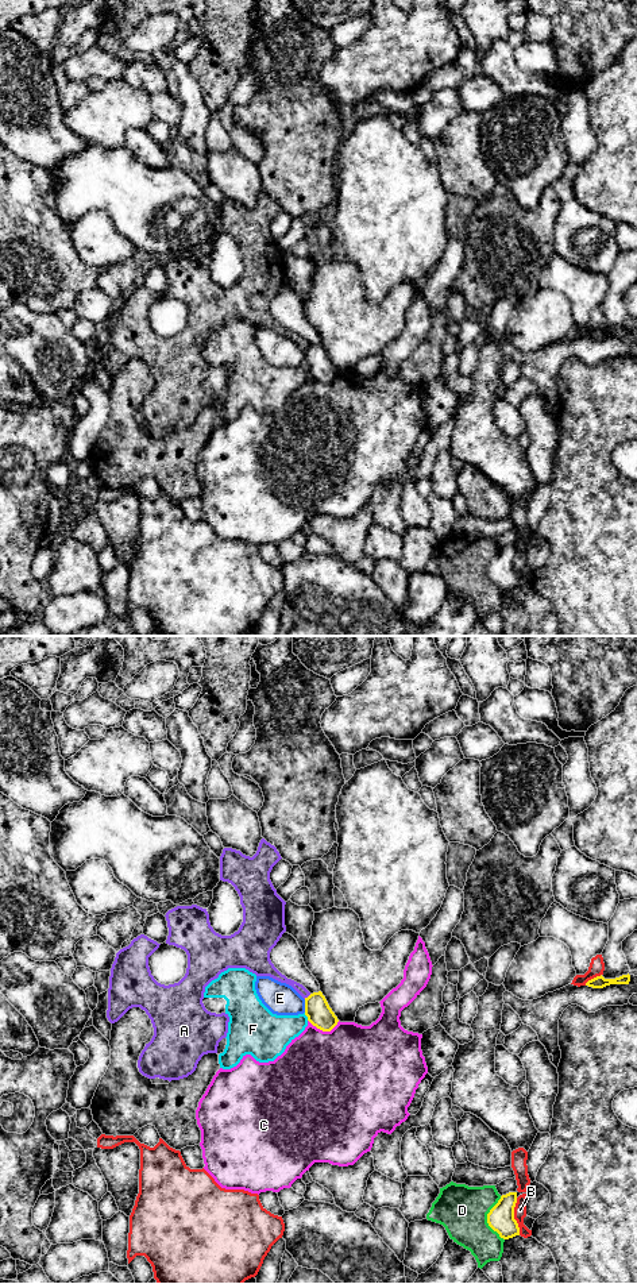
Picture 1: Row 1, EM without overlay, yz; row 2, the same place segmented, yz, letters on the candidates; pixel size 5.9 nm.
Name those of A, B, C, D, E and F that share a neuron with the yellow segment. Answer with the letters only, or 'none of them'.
none of them

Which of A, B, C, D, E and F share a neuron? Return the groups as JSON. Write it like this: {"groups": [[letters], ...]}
{"groups": [["A"], ["B"], ["C"], ["D"], ["E"], ["F"]]}

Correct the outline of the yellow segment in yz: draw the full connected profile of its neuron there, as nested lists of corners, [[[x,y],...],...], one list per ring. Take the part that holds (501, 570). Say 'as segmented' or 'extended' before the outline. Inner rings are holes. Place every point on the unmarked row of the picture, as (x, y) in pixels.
as segmented; [[[509,544],[502,547],[498,555],[487,566],[489,578],[503,591],[520,587],[520,579],[514,571],[516,555],[517,544]]]

